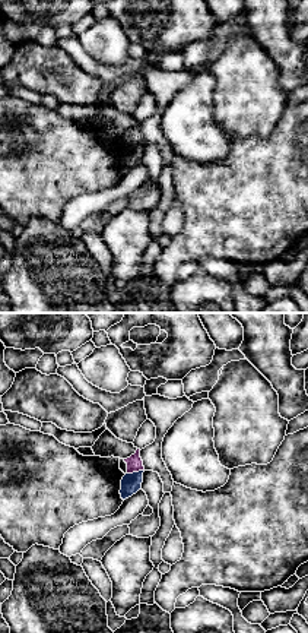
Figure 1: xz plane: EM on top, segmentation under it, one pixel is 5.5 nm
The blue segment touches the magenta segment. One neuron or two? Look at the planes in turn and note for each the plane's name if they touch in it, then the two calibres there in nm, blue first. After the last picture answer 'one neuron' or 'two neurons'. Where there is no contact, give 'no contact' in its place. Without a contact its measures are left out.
xz | 110/90 nm

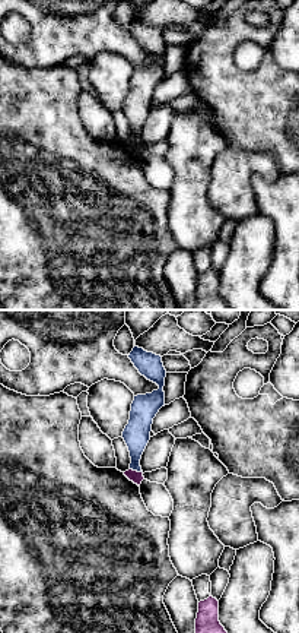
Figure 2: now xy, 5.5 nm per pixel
xy | 150/70 nm

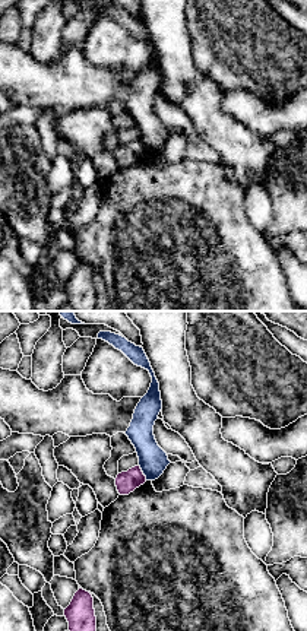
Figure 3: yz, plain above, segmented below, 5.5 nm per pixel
yz | 160/120 nm

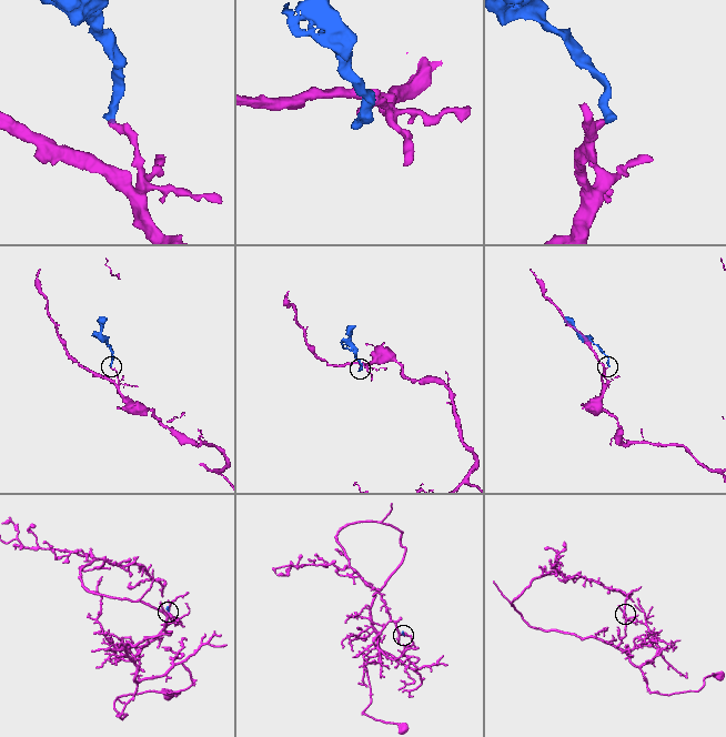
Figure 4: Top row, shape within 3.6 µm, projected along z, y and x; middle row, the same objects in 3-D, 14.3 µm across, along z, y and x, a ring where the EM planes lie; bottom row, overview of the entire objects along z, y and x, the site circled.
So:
two neurons

